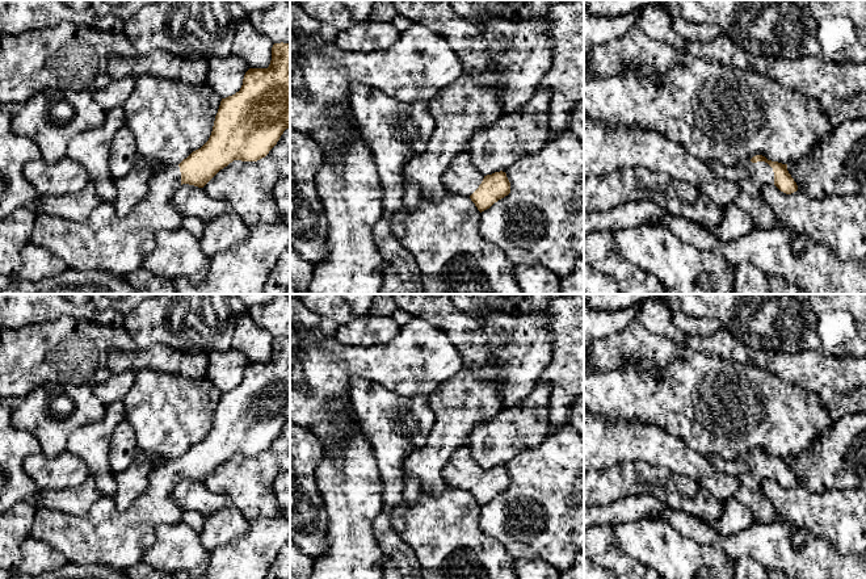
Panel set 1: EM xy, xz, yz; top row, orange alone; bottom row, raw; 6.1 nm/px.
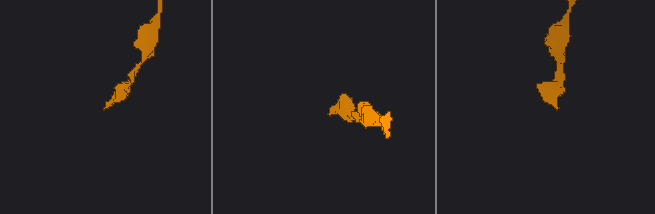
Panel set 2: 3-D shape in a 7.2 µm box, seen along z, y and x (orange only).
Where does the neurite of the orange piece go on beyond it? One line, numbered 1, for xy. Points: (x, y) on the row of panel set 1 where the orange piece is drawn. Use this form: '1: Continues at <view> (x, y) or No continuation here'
1: Continues at xy (108, 242)

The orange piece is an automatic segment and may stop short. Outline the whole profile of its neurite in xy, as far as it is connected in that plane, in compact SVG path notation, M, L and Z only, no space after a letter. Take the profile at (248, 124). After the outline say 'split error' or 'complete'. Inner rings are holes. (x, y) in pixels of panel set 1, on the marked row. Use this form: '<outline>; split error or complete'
M281 42L273 45L268 68L249 68L240 91L222 98L209 140L180 164L155 171L148 181L146 197L129 214L118 215L113 202L100 204L81 223L41 213L35 218L30 243L47 248L70 269L96 269L117 276L135 272L155 248L155 236L159 232L182 228L184 215L172 202L175 192L182 184L203 188L234 160L257 161L265 158L289 127L290 43Z; split error

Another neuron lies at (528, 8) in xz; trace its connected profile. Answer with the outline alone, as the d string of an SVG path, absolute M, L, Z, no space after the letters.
M505 0L503 20L526 21L548 17L550 7L548 0Z

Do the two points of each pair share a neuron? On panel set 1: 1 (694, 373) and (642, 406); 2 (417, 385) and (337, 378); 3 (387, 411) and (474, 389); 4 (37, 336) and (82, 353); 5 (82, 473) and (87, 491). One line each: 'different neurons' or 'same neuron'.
1: same neuron
2: same neuron
3: different neurons
4: same neuron
5: different neurons

